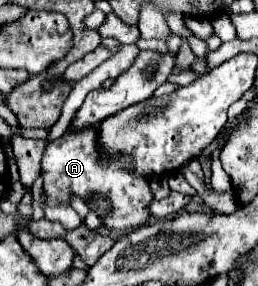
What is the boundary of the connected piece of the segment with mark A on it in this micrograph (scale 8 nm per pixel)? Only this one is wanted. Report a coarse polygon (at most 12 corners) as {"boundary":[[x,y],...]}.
{"boundary":[[95,127],[45,147],[41,177],[55,199],[111,199],[103,223],[131,231],[149,219],[147,179],[131,159],[99,167]]}

